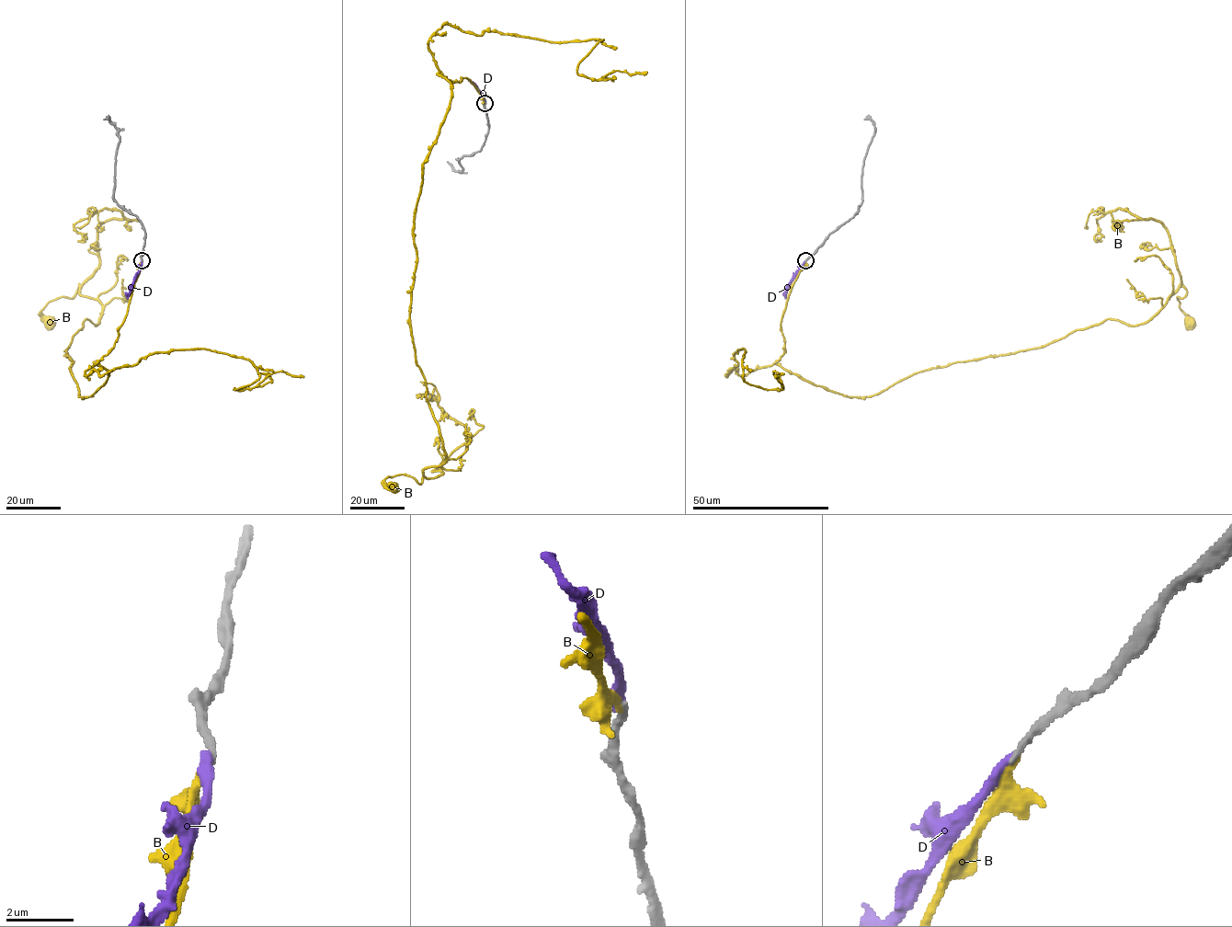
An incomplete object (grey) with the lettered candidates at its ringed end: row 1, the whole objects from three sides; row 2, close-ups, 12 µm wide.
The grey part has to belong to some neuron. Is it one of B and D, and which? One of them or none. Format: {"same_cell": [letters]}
{"same_cell": ["B"]}

